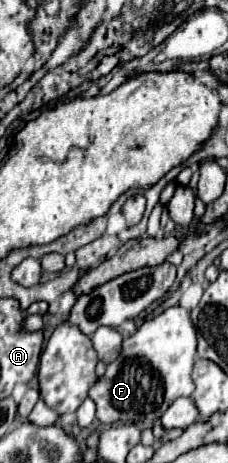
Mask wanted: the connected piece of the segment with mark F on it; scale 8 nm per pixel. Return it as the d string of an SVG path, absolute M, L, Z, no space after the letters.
M171 306L159 316L145 320L137 332L131 338L123 340L123 348L119 352L119 358L107 364L107 370L89 390L89 398L97 404L97 420L101 424L141 424L141 422L153 422L159 420L173 404L173 400L181 396L191 396L193 394L193 380L191 380L191 370L197 358L197 334L193 328L193 322L189 318L189 312L181 306Z

